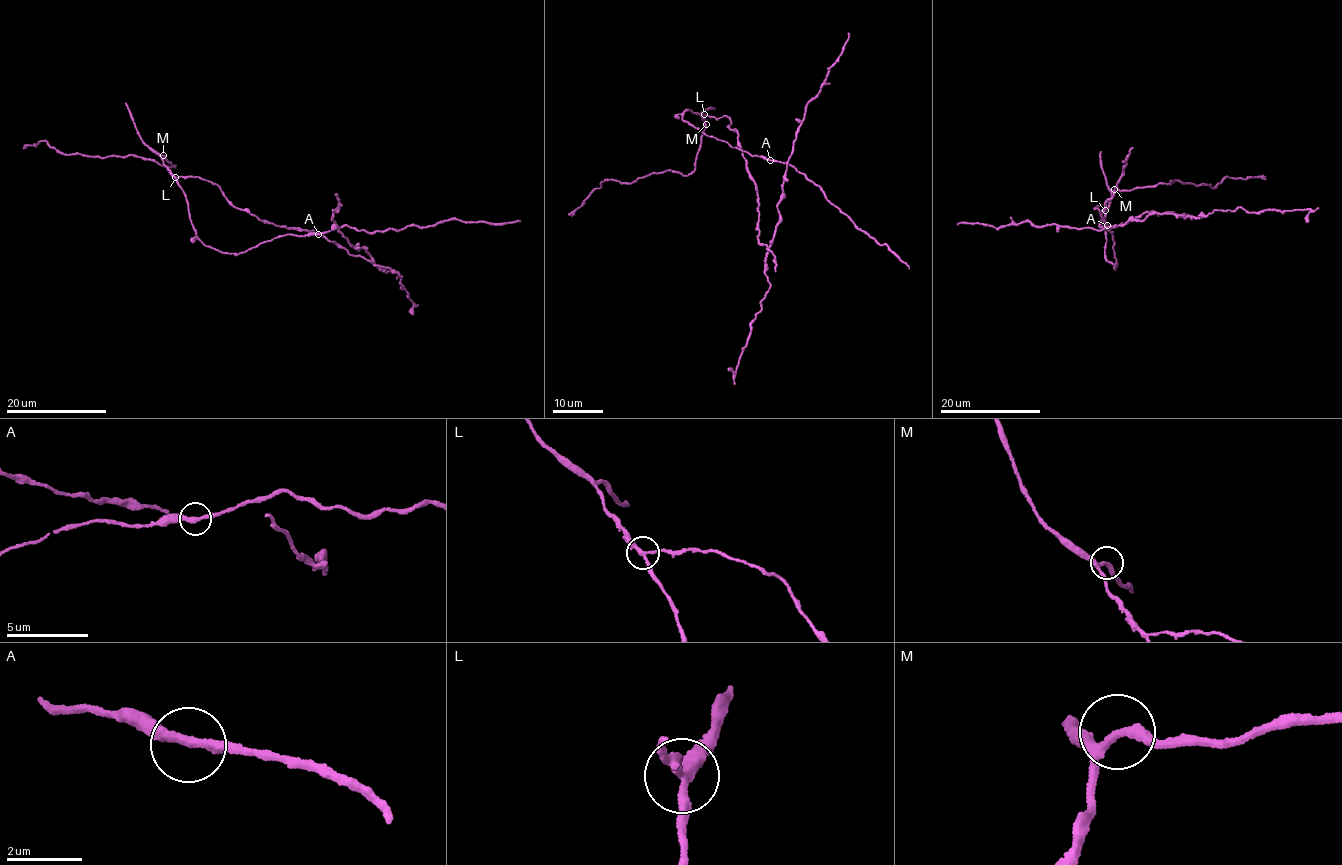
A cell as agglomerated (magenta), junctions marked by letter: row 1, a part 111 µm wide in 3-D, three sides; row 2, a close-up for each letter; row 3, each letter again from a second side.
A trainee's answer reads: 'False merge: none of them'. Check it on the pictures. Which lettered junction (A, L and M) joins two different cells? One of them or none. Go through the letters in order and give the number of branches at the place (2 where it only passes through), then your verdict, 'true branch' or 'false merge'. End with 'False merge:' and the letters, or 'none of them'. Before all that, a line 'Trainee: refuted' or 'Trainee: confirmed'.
Trainee: refuted
A: 2 | true branch
L: 3 | false merge
M: 3 | true branch
False merge: L

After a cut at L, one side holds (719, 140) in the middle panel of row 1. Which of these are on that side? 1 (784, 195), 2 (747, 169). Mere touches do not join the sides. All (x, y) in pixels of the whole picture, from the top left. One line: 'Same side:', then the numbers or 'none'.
Same side: none

